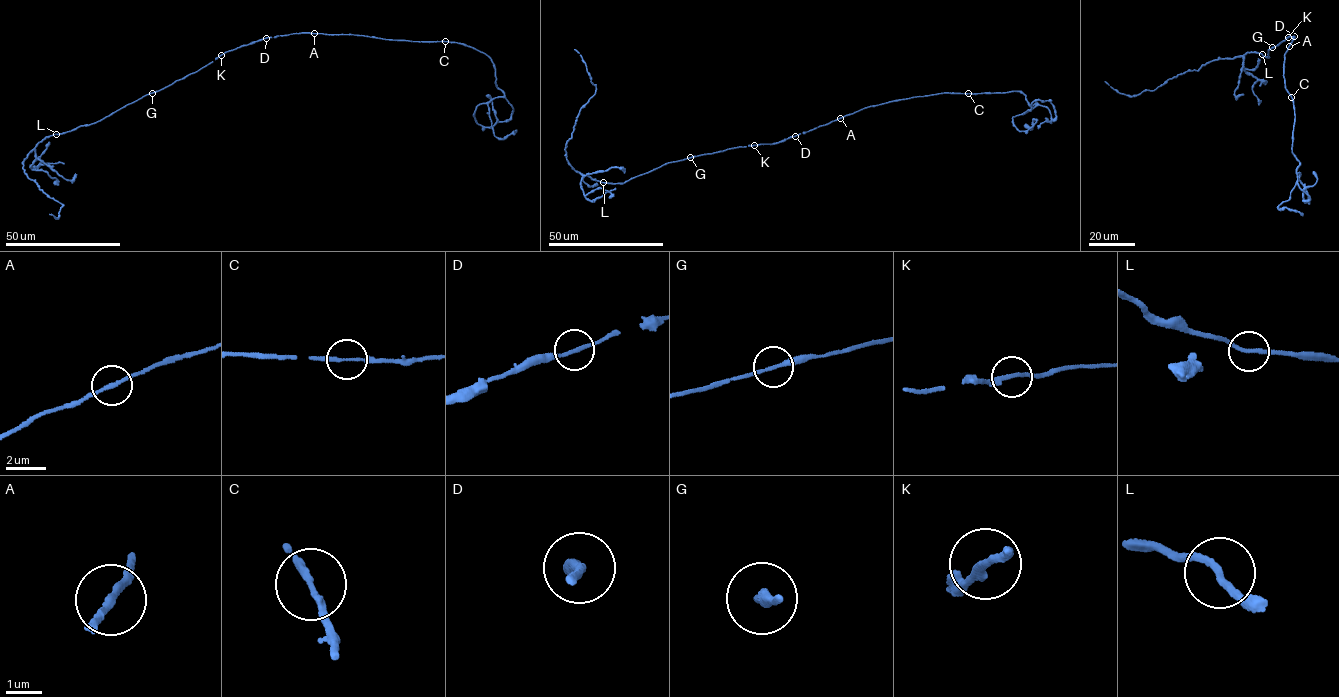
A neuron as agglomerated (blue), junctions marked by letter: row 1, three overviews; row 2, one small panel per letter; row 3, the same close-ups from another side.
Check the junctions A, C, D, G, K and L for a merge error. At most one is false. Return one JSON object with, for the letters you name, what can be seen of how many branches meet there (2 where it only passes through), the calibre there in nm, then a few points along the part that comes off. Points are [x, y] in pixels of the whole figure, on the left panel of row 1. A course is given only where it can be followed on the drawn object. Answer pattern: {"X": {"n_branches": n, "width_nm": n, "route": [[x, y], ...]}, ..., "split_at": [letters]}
{"split_at": []}

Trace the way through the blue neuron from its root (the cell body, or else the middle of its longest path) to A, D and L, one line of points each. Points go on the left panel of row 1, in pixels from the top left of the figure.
A: (247, 45), (278, 36), (314, 33)
D: (247, 45), (266, 38)
L: (247, 45), (226, 51), (198, 70), (99, 120), (56, 134)

